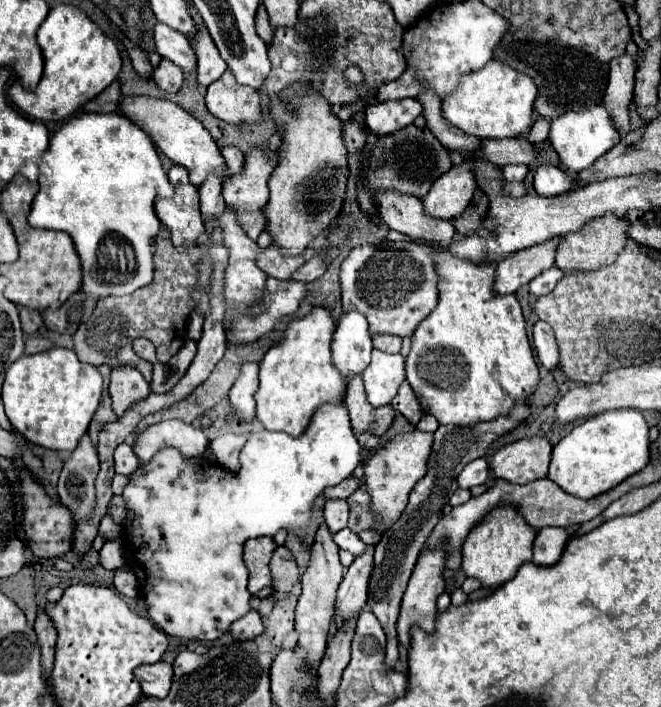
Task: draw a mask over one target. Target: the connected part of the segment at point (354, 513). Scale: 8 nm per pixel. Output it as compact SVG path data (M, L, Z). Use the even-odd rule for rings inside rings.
M358 490L354 492L350 498L348 498L348 506L350 506L350 520L348 520L348 528L352 532L362 532L362 530L368 530L372 524L374 524L374 514L370 512L370 506L368 506L368 500L370 496L366 494L366 490Z

